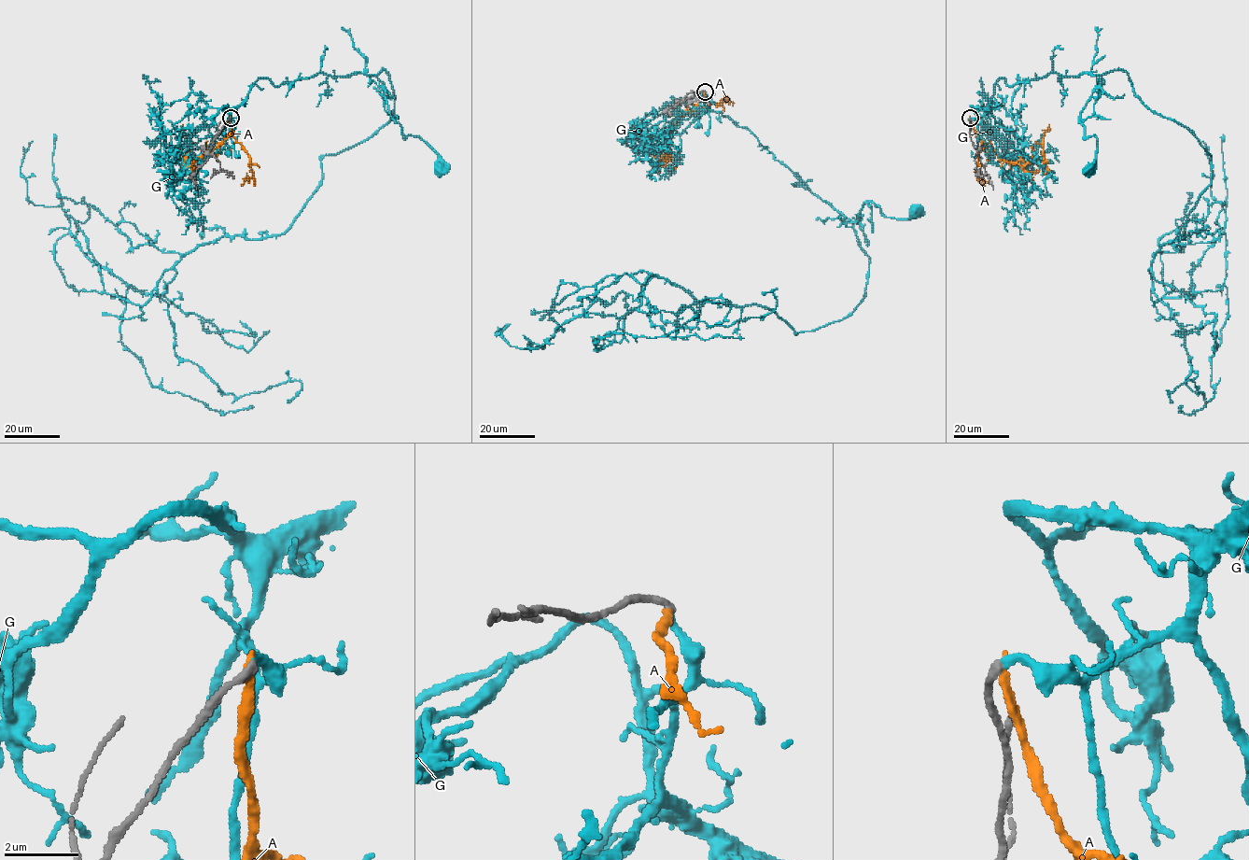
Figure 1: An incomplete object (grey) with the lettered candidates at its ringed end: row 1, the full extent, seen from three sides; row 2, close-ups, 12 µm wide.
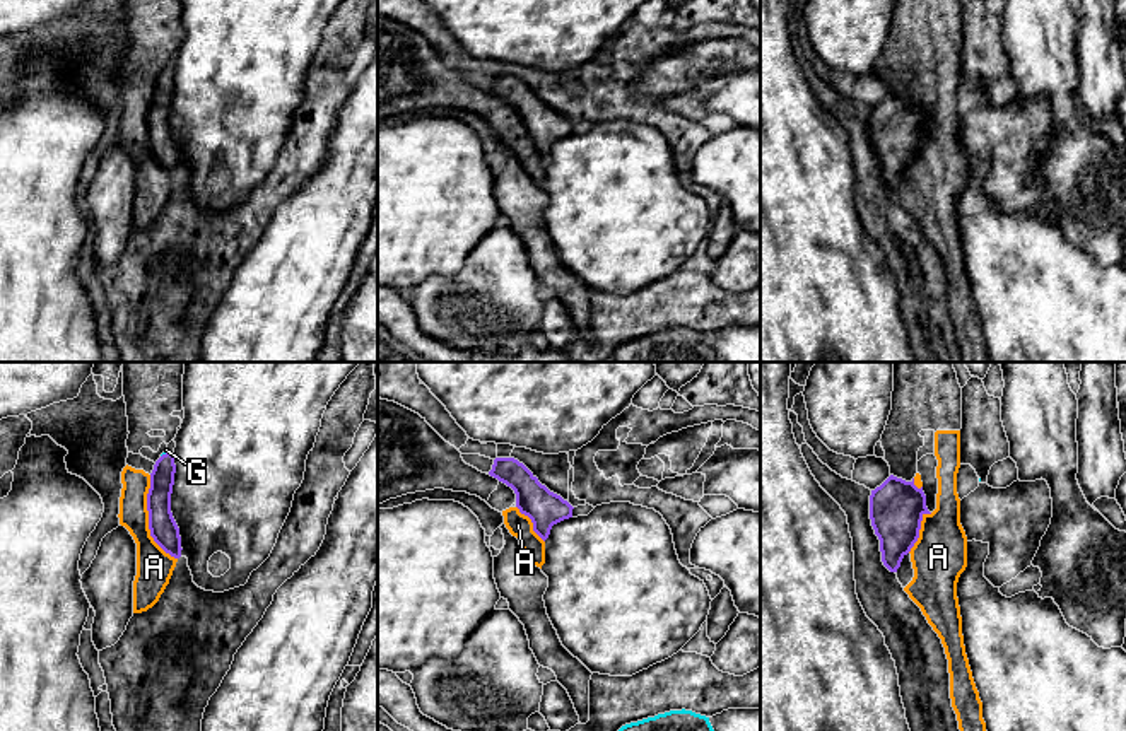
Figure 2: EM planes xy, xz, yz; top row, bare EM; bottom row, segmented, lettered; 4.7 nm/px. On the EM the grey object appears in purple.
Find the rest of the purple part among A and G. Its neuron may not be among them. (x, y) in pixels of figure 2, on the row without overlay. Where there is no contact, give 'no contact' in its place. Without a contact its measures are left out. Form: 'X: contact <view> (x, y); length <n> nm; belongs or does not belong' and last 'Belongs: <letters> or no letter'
A: contact xy (149, 137); length 420 nm; does not belong
G: contact xy (166, 70); length 60 nm; belongs
Belongs: G

